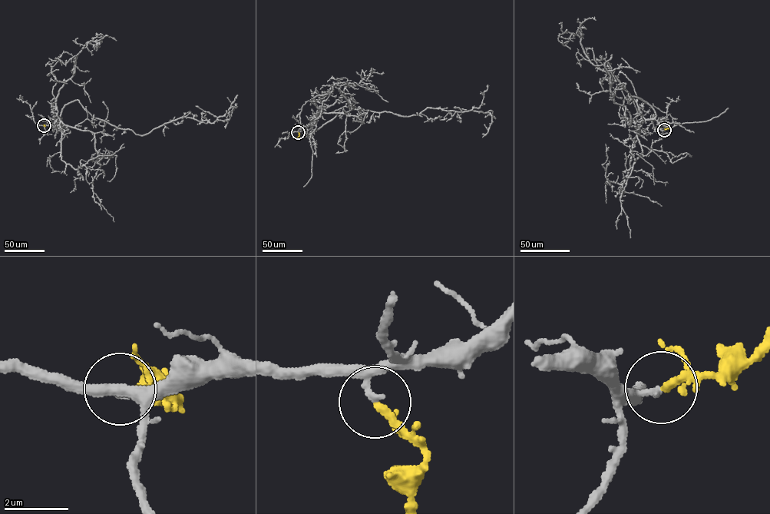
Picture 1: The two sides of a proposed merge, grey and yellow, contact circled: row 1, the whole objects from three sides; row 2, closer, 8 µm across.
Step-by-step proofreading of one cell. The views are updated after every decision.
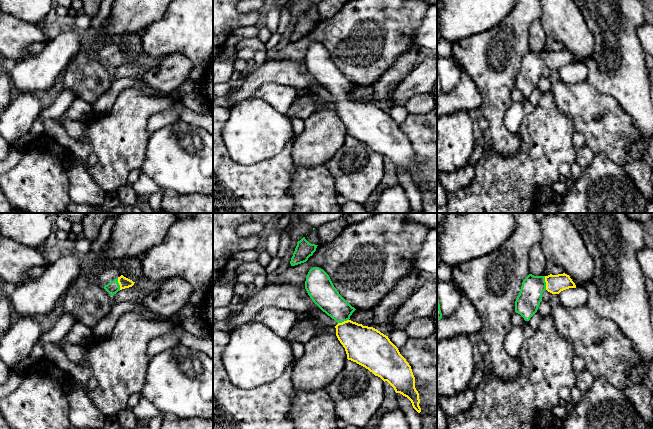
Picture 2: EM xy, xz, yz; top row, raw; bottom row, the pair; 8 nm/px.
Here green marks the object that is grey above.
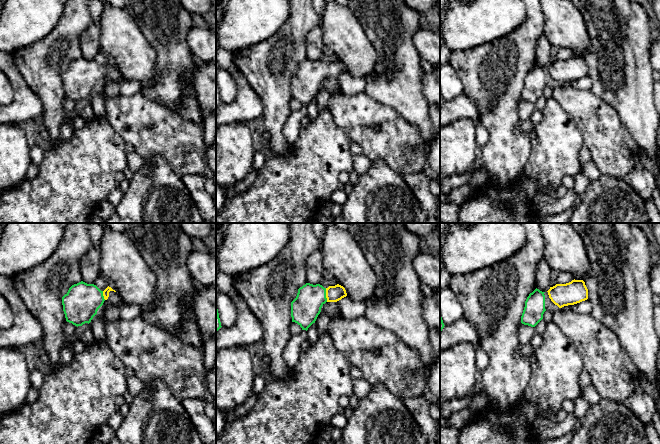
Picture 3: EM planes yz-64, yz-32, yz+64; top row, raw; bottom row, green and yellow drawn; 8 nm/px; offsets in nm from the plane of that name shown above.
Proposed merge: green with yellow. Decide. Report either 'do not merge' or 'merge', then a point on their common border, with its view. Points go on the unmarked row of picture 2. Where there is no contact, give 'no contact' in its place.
merge; meets green in yz at (545, 59)

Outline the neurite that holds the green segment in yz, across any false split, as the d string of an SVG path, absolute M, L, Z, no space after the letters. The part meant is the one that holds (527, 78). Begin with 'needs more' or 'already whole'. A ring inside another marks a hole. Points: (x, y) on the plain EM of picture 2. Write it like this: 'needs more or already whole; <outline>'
needs more; M565 49L548 52L529 50L523 56L519 71L516 74L515 88L520 90L525 97L529 97L537 88L545 66L552 70L559 70L569 64L576 64L576 61Z

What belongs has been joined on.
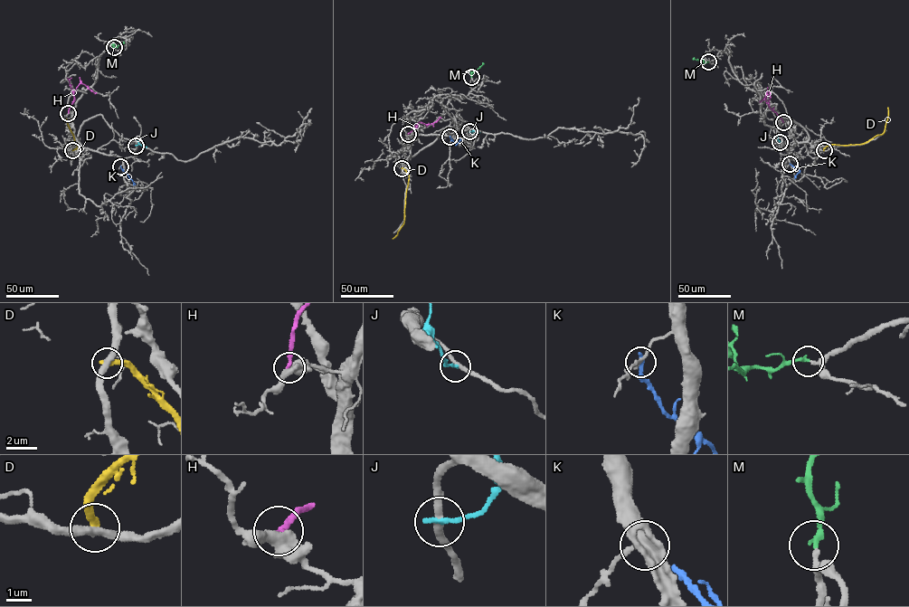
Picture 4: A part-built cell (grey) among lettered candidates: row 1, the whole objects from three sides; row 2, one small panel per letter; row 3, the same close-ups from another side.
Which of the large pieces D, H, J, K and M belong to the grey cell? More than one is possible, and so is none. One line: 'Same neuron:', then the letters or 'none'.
Same neuron: M

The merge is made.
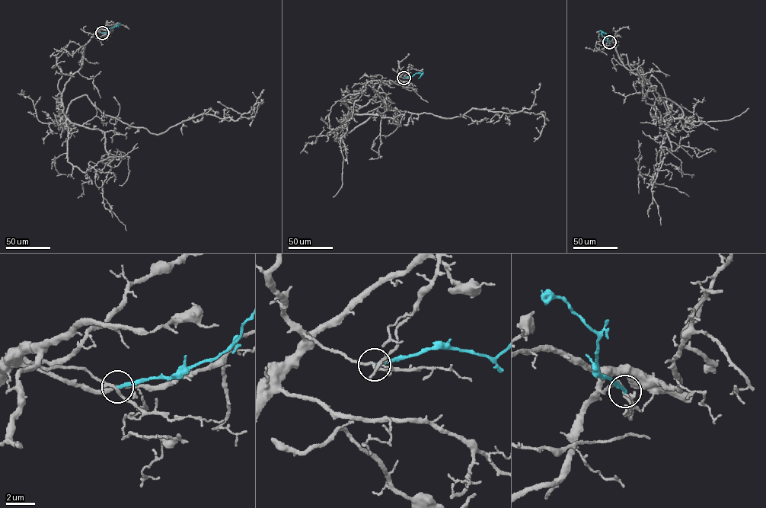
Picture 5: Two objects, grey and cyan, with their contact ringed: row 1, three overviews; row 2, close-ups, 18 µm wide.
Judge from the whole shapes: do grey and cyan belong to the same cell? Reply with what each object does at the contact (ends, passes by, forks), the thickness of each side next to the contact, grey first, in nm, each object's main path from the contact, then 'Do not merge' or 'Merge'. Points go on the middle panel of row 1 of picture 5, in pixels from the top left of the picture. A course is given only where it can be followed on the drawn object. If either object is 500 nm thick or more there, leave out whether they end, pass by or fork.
At the ring grey passes by. At the ring cyan ends. Thickness 200 nm (grey) against 220 nm. Course of grey: (403, 78), (348, 116), (347, 132), (381, 107), (542, 114), (536, 127). Course of cyan: (403, 78), (421, 73), (418, 78). Do not merge

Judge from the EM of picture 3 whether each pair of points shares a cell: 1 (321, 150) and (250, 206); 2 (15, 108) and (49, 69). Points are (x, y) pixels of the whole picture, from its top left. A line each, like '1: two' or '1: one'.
1: one
2: two

